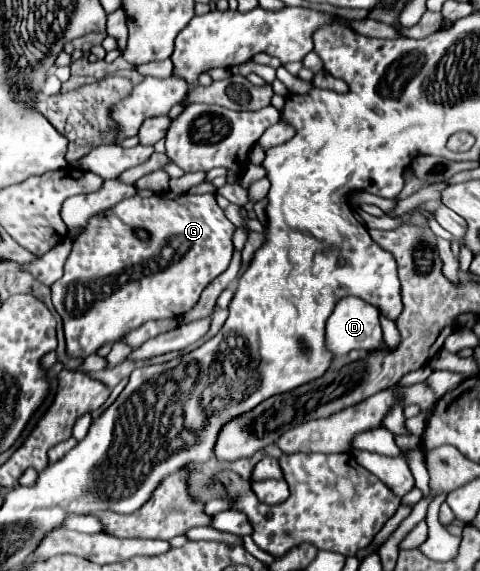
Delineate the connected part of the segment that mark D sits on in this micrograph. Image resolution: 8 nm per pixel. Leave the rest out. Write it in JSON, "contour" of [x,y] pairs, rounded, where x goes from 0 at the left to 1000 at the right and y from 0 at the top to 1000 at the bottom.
{"contour":[[[742,518],[713,522],[679,567],[679,609],[696,623],[738,609],[783,613],[796,602],[796,574],[783,536]]]}

